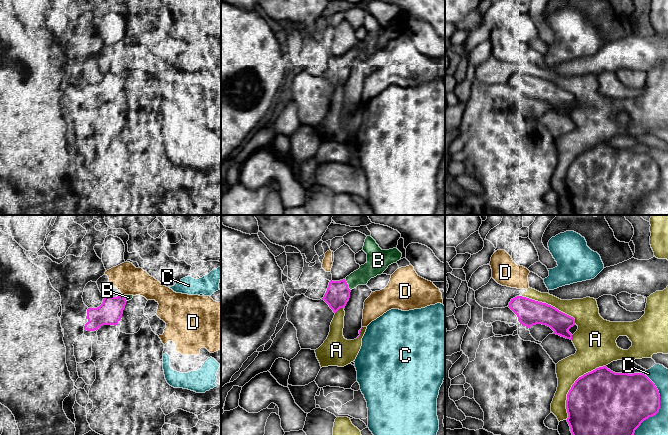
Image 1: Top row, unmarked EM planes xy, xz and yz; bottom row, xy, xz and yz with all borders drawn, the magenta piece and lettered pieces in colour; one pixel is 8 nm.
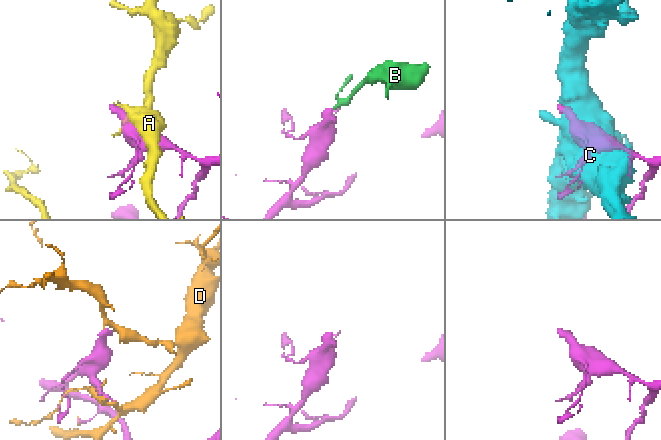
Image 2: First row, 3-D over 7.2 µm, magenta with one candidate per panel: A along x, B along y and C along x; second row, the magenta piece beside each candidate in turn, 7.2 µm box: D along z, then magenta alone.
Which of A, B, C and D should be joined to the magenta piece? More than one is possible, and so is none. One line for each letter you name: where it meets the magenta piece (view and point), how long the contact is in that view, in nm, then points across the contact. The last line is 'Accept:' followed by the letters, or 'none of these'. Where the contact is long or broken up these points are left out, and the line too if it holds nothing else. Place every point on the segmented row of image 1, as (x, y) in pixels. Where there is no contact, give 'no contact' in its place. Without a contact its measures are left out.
B: contact xz (347, 285); length 110 nm
Accept: B

